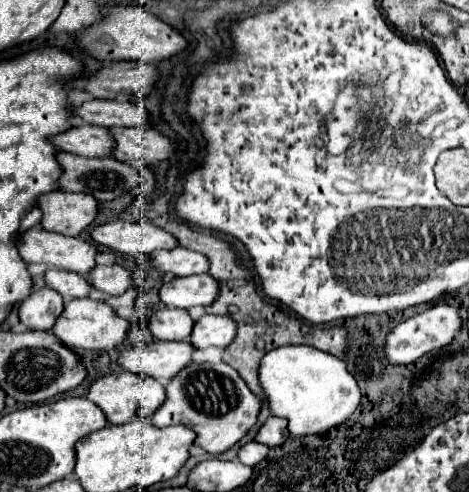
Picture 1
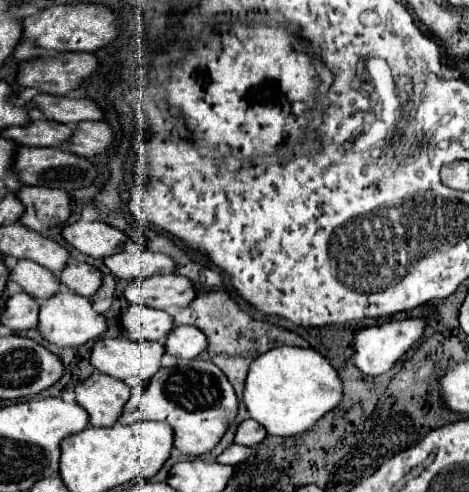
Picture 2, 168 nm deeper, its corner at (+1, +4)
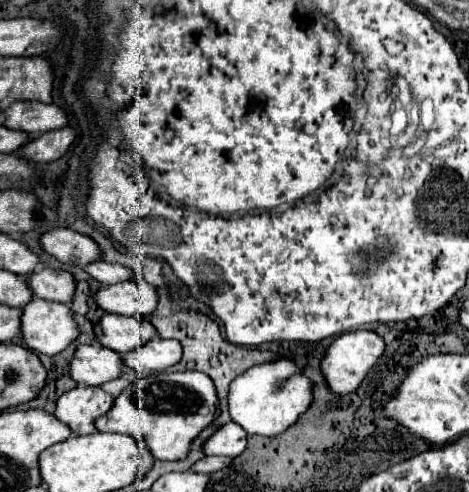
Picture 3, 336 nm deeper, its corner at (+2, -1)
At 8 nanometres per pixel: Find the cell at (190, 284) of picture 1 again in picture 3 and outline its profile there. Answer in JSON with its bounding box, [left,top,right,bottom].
[94,280,158,316]

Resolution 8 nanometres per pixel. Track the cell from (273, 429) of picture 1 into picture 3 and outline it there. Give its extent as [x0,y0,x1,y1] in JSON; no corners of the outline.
[202,422,248,458]

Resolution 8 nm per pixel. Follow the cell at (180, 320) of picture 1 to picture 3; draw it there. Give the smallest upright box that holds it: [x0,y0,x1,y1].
[94,314,156,354]

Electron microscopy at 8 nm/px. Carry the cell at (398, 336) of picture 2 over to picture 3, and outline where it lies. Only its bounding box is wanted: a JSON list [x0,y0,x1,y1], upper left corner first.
[320,330,384,396]

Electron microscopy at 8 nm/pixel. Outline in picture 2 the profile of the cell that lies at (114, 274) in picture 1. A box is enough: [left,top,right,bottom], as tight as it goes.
[59,263,103,297]

